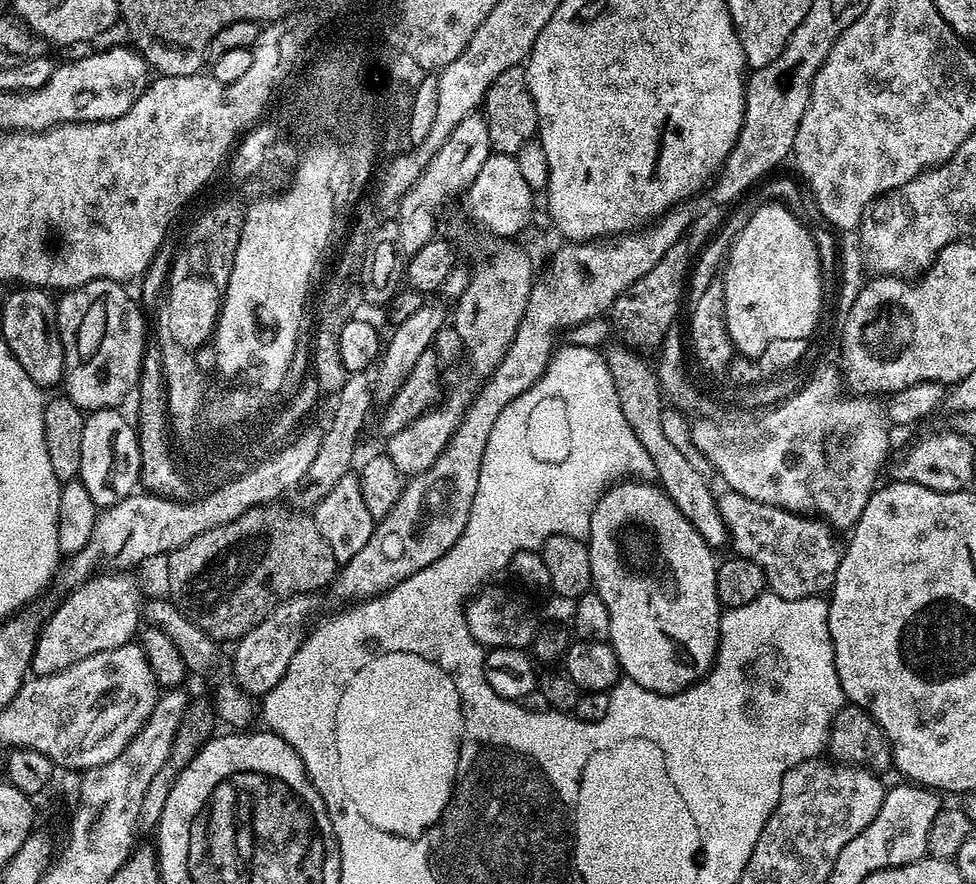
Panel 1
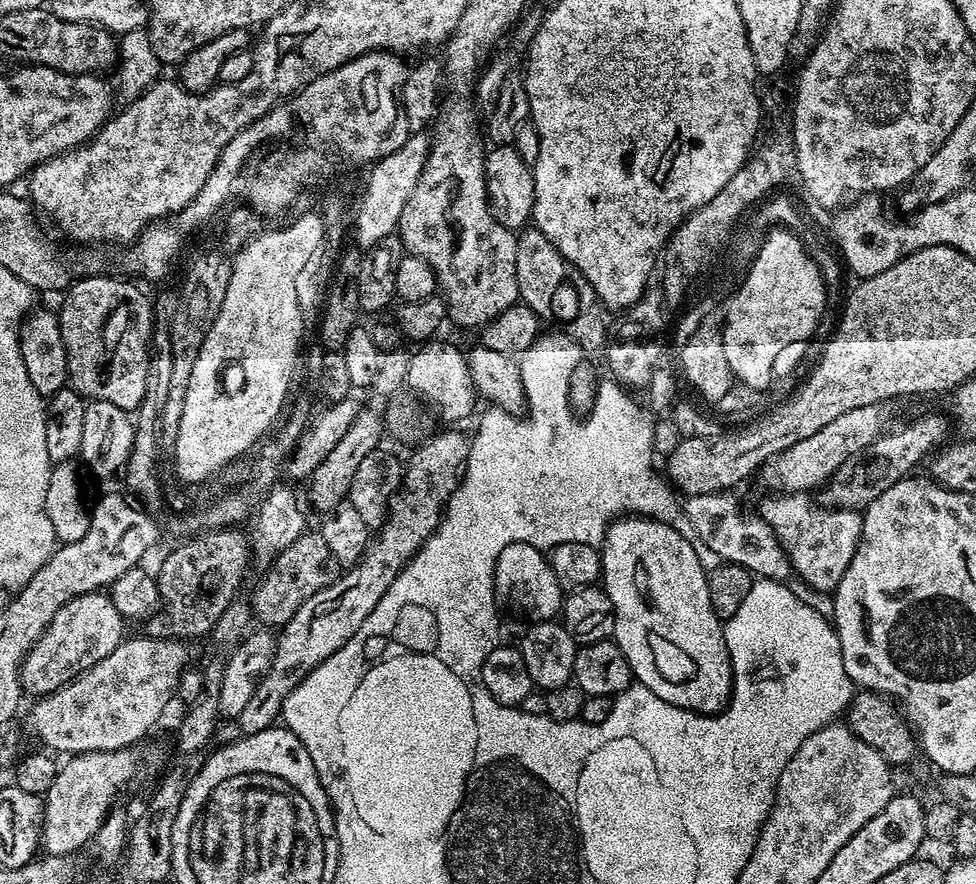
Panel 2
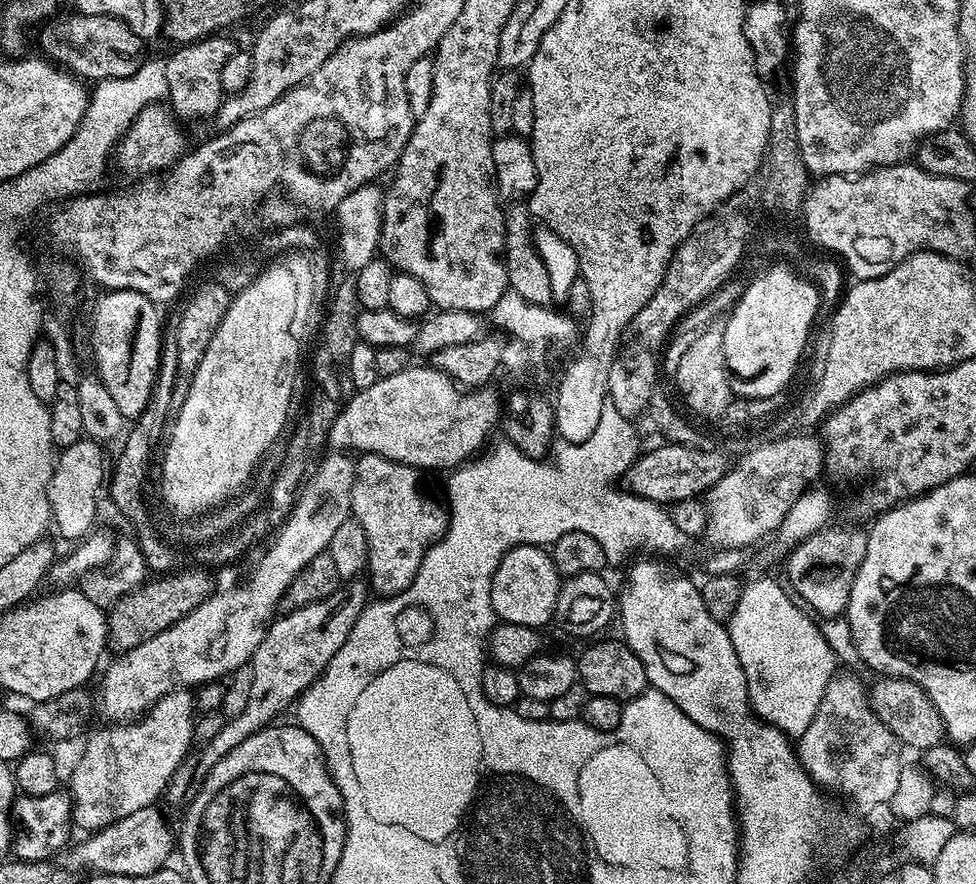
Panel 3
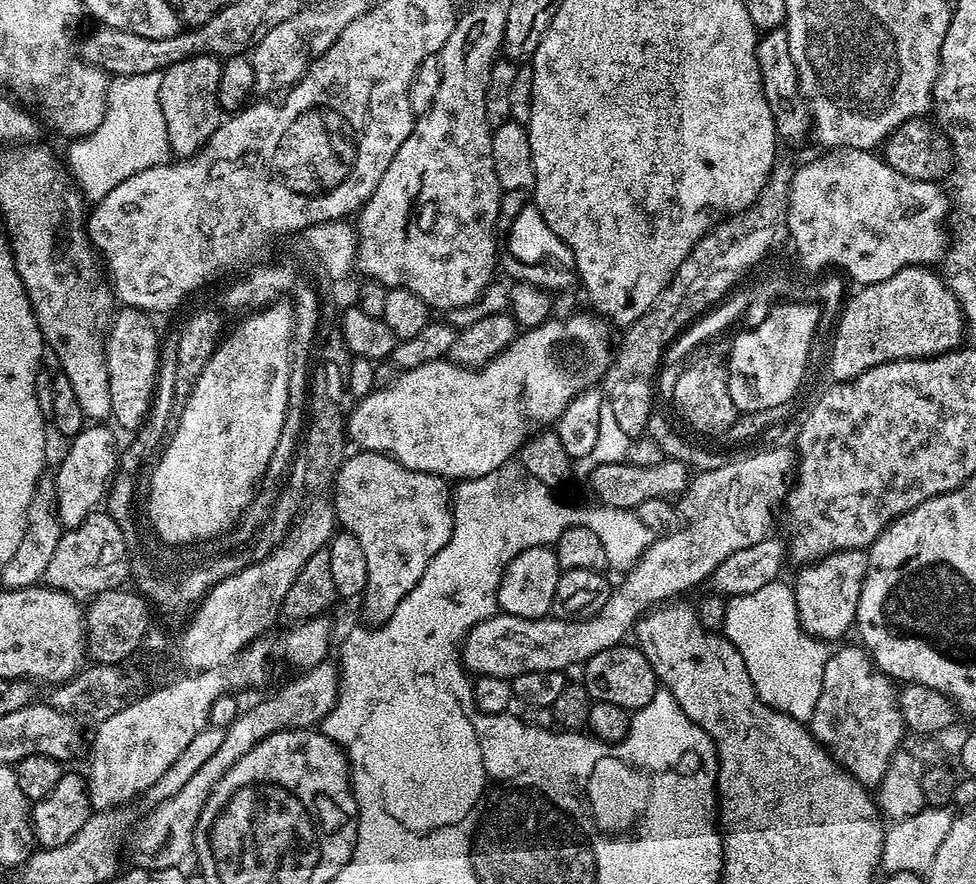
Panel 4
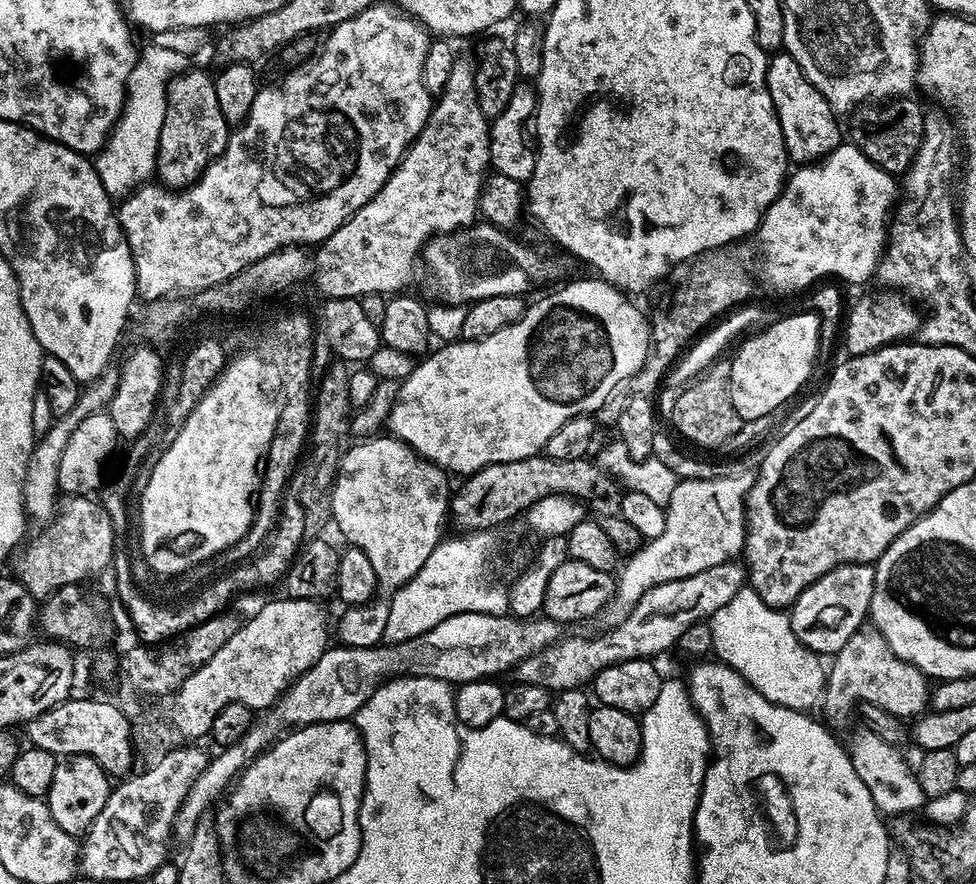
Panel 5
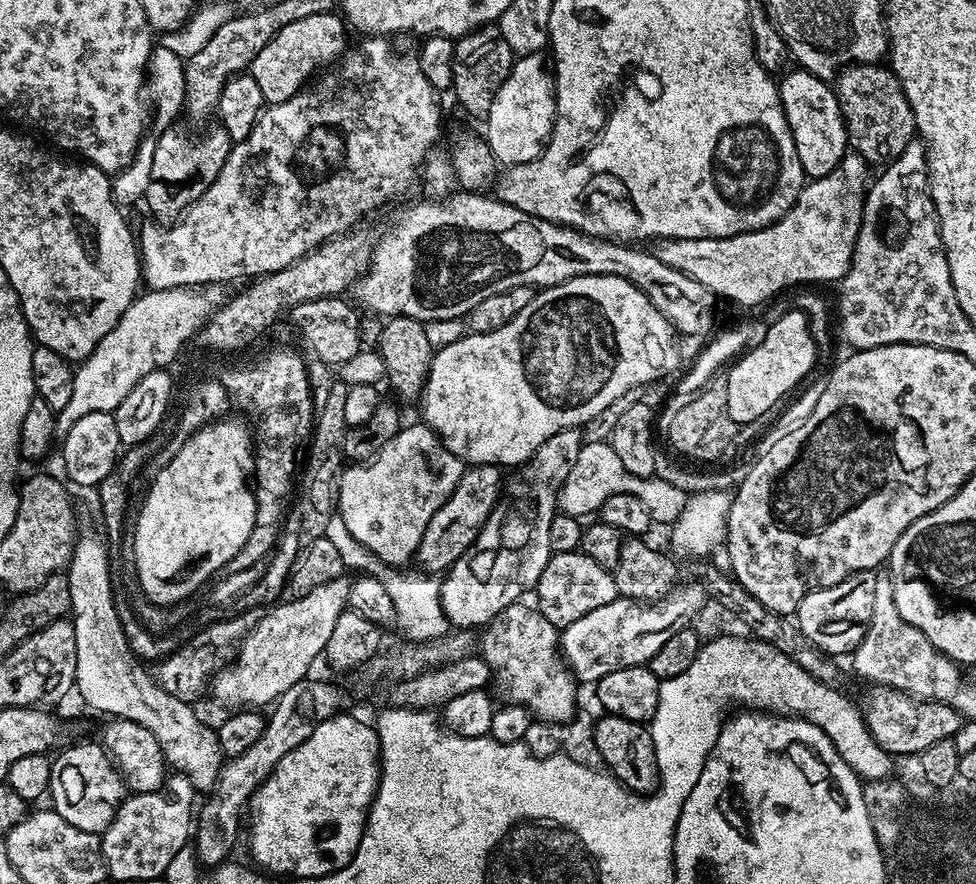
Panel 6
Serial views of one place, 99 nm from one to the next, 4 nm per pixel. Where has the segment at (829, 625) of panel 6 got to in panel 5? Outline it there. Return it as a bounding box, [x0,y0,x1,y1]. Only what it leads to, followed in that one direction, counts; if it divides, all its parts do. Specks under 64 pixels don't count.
[790,564,876,654]

